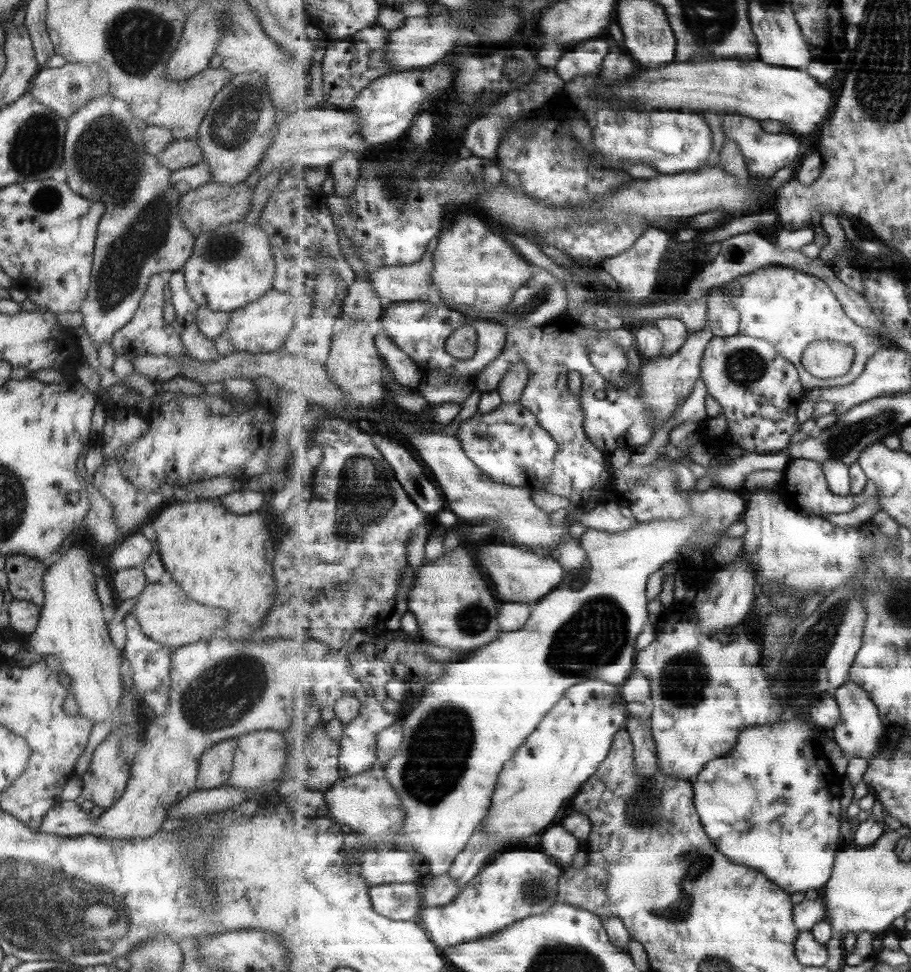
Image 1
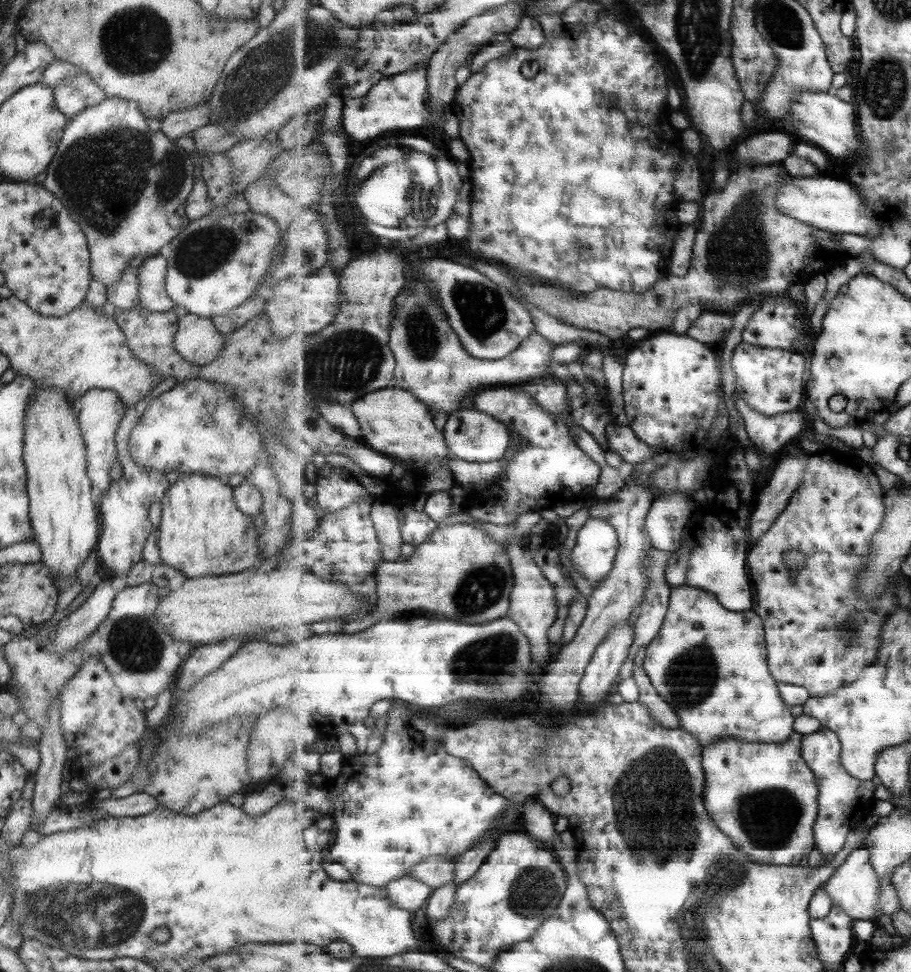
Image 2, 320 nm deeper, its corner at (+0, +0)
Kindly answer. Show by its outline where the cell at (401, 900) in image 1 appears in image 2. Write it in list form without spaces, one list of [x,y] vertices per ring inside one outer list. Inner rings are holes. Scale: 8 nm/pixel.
[[[413,875],[399,878],[385,888],[390,899],[398,906],[411,912],[423,908],[434,894],[431,886]]]

